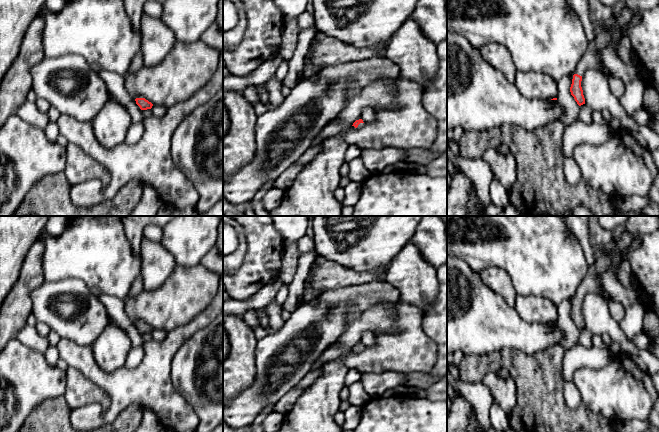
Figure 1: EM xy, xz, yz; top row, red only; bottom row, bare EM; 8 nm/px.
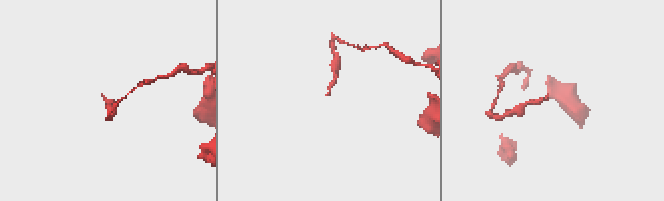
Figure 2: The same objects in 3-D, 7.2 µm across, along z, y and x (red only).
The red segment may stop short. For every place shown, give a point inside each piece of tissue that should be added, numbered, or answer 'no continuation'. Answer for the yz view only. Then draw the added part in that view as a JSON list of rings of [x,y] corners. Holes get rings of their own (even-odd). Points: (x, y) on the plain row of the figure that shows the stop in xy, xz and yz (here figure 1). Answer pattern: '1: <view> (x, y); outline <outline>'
1: yz (602, 241); outline [[[588,216],[590,240],[595,257],[595,263],[589,266],[586,277],[580,284],[575,297],[583,300],[589,293],[599,293],[603,287],[601,275],[610,270],[614,273],[617,281],[626,288],[637,291],[637,282],[630,264],[622,260],[619,263],[619,271],[616,273],[613,269],[612,257],[610,251],[613,246],[612,231],[604,230],[598,223],[599,216]]]

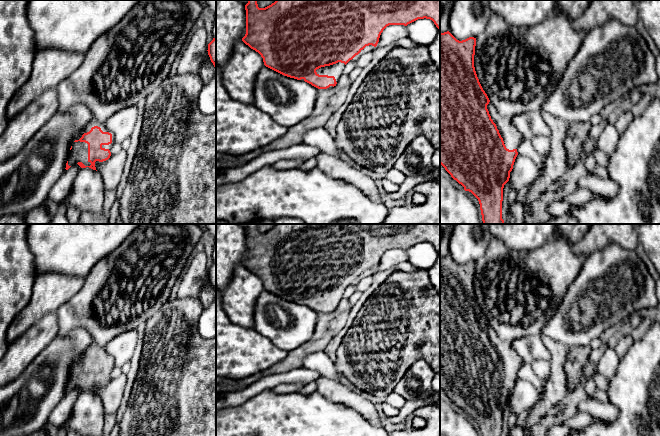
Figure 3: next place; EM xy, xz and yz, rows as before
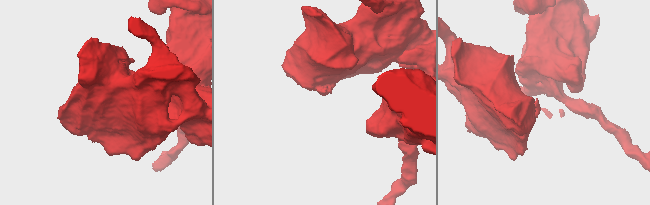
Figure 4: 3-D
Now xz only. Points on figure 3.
1: xz (336, 294); outline [[[338,286],[336,288],[321,291],[316,294],[317,298],[319,299],[328,299],[328,300],[334,300],[336,303],[336,306],[338,307],[339,303],[343,299],[345,288]]]

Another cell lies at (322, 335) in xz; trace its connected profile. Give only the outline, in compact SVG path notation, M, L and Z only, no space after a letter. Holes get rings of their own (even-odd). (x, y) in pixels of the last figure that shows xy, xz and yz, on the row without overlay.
M342 299L338 307L327 313L319 313L315 331L312 338L305 344L288 352L285 359L263 371L264 376L287 372L300 368L304 359L311 353L323 352L331 339L336 335L330 330L330 322L338 315L349 312L351 309L349 299Z

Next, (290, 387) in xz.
M299 383L280 384L273 388L272 391L277 394L296 393L304 386L305 385Z

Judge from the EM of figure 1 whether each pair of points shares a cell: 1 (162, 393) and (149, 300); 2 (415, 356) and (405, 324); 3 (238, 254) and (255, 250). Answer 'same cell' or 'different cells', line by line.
1: different cells
2: same cell
3: different cells

